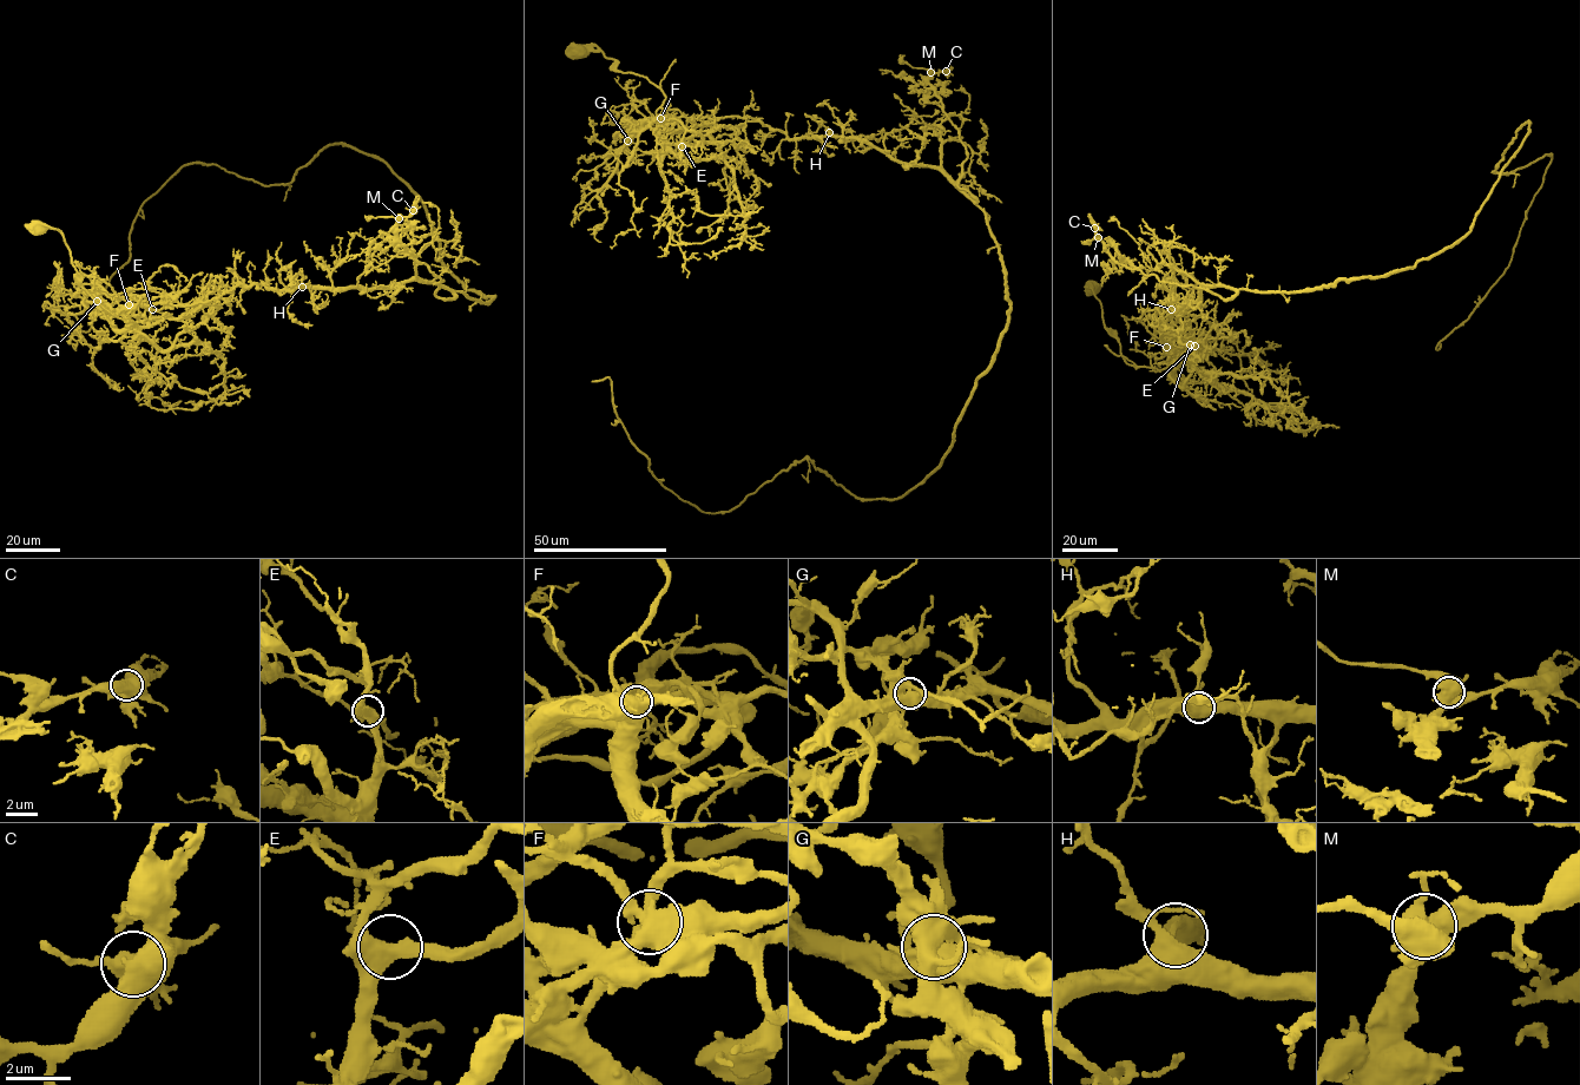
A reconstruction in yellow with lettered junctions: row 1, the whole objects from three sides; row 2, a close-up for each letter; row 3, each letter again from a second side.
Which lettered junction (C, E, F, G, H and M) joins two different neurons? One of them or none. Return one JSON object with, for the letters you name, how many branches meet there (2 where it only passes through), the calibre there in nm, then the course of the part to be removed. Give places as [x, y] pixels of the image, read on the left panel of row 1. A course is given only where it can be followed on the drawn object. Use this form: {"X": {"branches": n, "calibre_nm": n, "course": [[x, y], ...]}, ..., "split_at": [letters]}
{"F": {"branches": 6, "calibre_nm": 550, "course": [[129, 304], [261, 283], [494, 297], [448, 271], [421, 198], [337, 143], [288, 184], [186, 164], [71, 324]]}, "split_at": ["F"]}

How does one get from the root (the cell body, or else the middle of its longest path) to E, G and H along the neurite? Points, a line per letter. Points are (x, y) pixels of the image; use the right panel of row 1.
E: (1094, 290), (1104, 326), (1117, 339), (1128, 363), (1160, 369), (1177, 362), (1193, 363), (1195, 346)
G: (1094, 290), (1104, 326), (1117, 339), (1128, 363), (1165, 369), (1171, 363), (1171, 355), (1190, 344)
H: (1094, 290), (1104, 326), (1136, 368), (1162, 369), (1170, 362), (1159, 330), (1167, 315), (1178, 314), (1171, 309)

